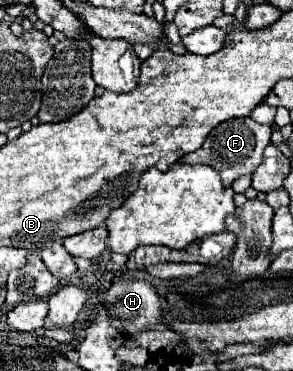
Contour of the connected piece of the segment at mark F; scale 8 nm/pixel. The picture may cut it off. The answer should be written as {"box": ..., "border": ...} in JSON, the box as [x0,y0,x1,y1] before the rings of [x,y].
{"box":[182,117,272,187],"border":[[[250,117],[230,119],[230,121],[214,127],[214,131],[210,131],[210,135],[206,137],[204,145],[198,151],[192,151],[186,157],[182,157],[182,161],[190,163],[190,165],[196,165],[196,163],[210,165],[212,169],[216,169],[220,173],[222,183],[226,183],[226,187],[230,187],[234,179],[238,179],[240,175],[250,175],[254,171],[254,167],[262,161],[262,151],[270,143],[270,133],[272,133],[270,125],[260,125],[260,123],[252,121]]]}

